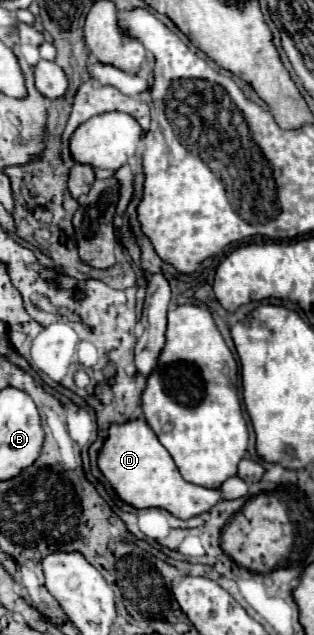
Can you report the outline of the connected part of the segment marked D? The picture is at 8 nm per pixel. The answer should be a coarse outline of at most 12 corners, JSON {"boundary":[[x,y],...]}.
{"boundary":[[146,420],[112,424],[98,466],[124,502],[176,518],[220,488],[182,478]]}

